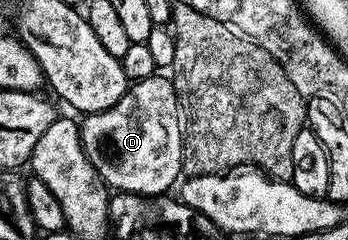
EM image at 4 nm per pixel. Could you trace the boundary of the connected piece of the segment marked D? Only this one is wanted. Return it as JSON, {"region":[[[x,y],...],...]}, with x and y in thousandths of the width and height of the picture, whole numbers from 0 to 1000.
{"region":[[[440,317],[371,354],[325,446],[256,475],[227,513],[230,592],[282,733],[325,796],[468,813],[509,771],[529,704],[523,463],[480,321]]]}

